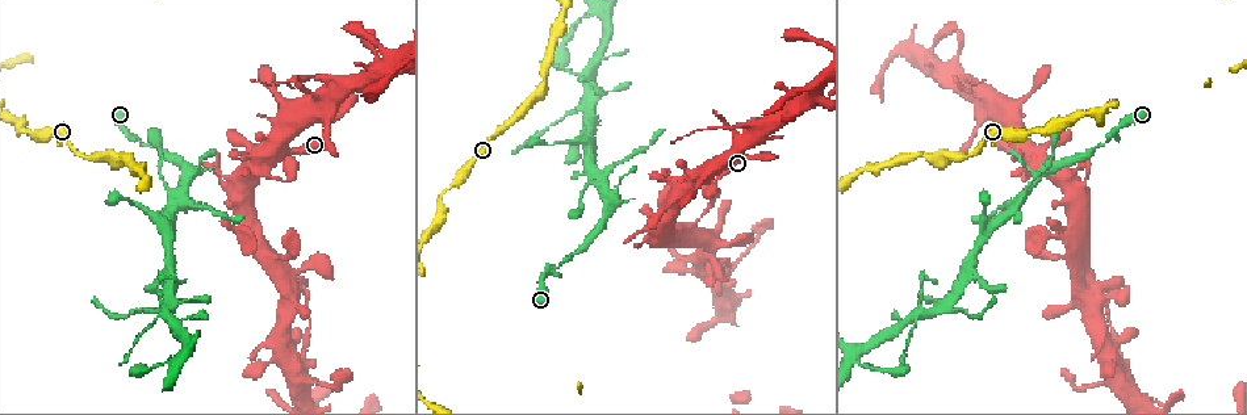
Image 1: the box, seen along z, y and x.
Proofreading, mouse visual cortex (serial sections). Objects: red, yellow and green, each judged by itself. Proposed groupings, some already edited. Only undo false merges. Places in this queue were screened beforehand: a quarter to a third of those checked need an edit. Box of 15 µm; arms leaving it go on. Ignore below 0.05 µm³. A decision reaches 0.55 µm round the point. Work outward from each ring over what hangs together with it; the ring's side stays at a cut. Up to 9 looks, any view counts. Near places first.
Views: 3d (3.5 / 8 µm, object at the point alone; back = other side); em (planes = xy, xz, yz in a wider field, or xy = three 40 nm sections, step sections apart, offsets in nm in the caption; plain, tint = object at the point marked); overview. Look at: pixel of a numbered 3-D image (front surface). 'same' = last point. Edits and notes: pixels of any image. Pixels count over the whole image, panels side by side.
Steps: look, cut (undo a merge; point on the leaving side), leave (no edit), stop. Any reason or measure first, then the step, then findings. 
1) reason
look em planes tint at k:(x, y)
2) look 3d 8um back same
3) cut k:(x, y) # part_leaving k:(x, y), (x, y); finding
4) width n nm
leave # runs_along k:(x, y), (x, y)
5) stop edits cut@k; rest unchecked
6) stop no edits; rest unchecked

closes a loop
look 3d 8um at 1:(727, 272)

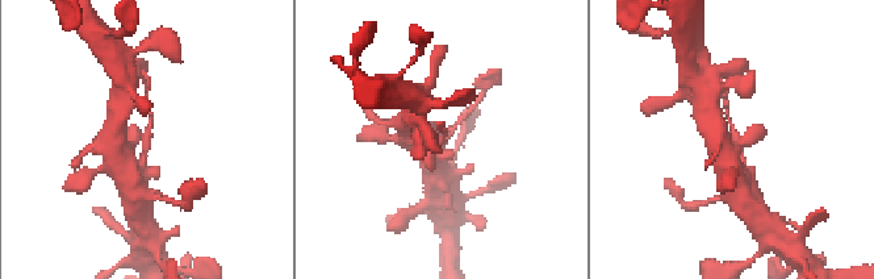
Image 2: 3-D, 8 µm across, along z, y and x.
need the tissue
look em xy step 2 tint at 2:(441, 144)

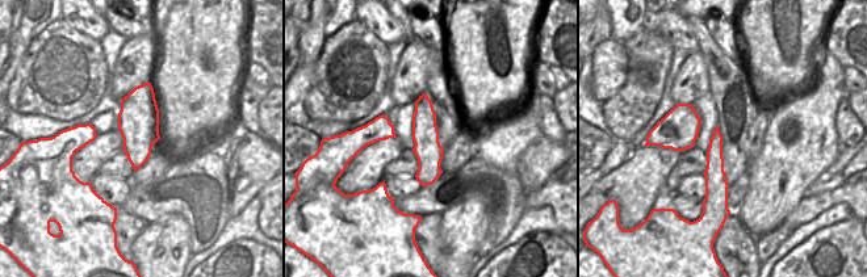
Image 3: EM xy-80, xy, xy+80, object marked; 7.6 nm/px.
cut 2:(150, 125) # two cells meet here

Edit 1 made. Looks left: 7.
look overview

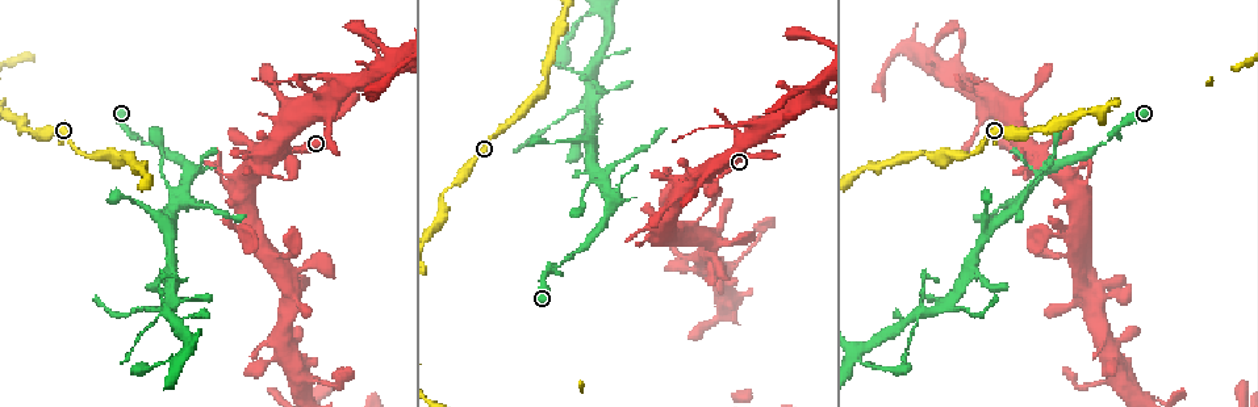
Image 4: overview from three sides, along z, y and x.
sharp bend
look 3d 3.5um back at 4:(182, 189)

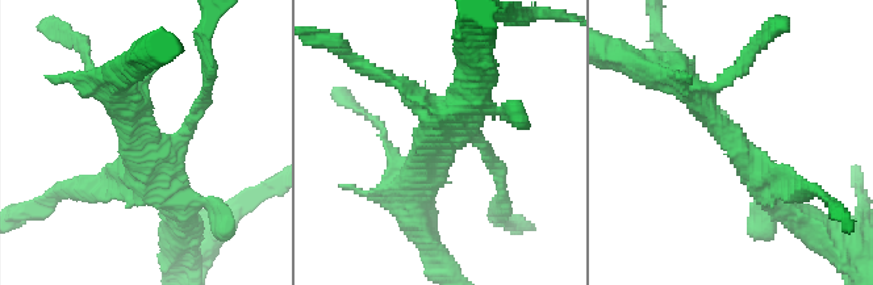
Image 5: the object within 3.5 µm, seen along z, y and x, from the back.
arms 4; arm_widths 150, 250, 300, 350 nm; need the tissue
look em xy step 3 tint at 5:(428, 139)

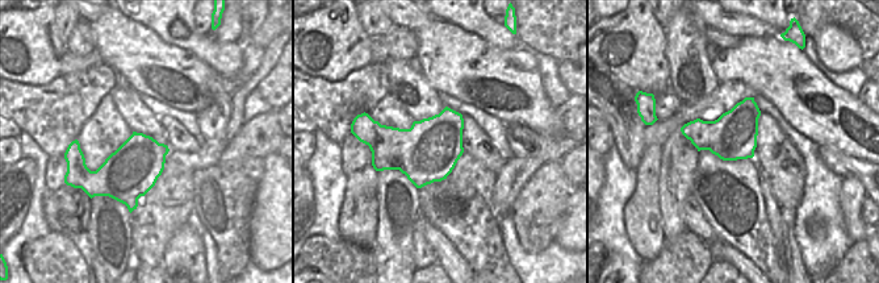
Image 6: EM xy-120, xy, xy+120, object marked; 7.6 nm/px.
cut it another way
look em planes tint same

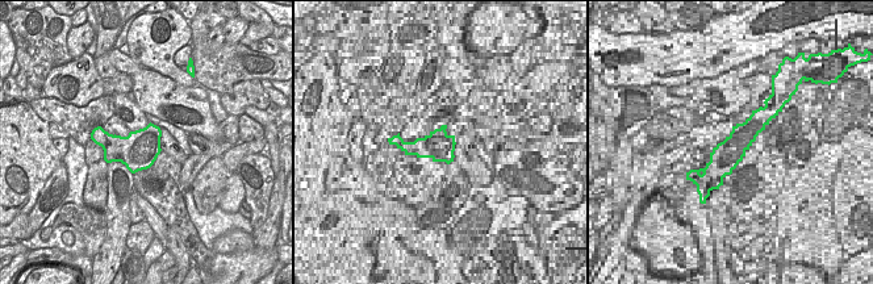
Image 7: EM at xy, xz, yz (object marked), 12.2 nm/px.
leave # runs_along 5:(680, 83), (785, 208); one cell here

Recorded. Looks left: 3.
three arms meet
look 3d 3.5um at 4:(754, 136)

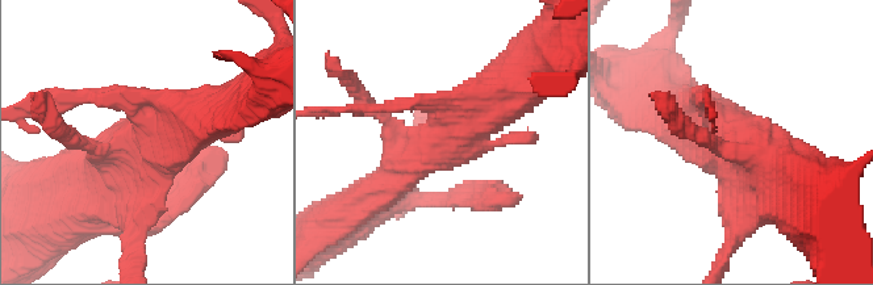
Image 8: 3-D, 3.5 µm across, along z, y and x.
look em xy step 3 plain at 8:(742, 139)

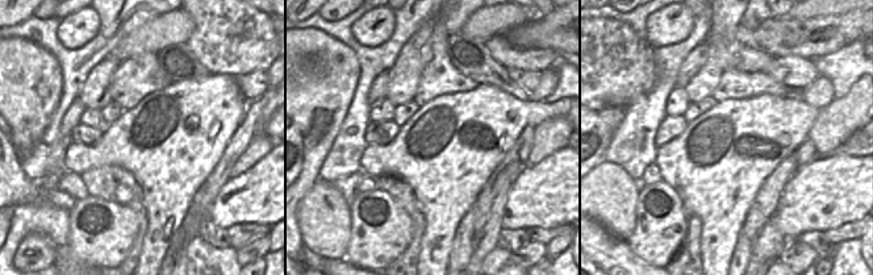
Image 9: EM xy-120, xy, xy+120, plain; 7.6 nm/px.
where the object lies
look em xy step 3 tint same

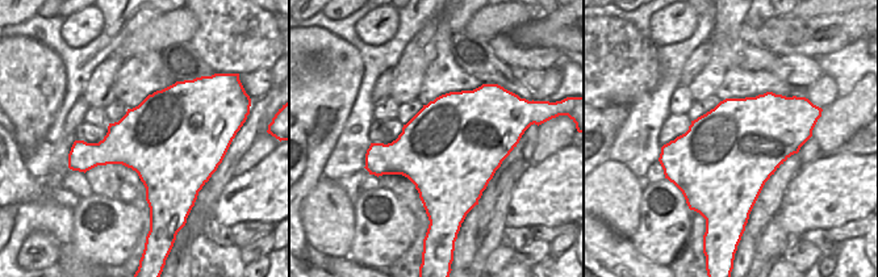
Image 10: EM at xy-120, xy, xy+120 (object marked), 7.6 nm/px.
leave # all the same cell

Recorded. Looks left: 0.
stop edits cut@2; rest unchecked

